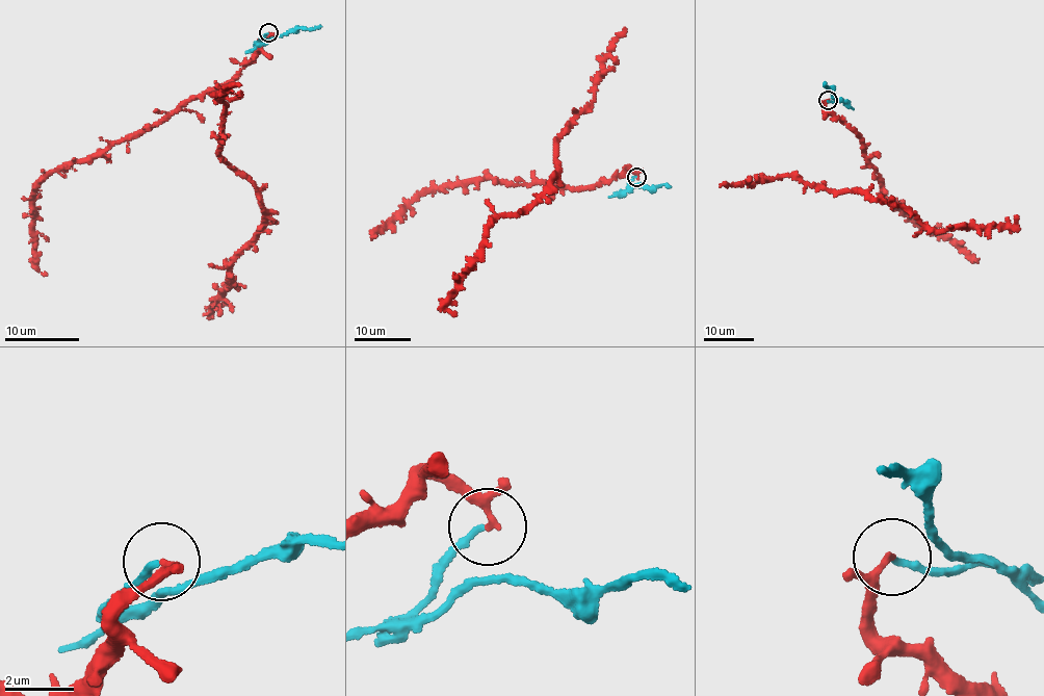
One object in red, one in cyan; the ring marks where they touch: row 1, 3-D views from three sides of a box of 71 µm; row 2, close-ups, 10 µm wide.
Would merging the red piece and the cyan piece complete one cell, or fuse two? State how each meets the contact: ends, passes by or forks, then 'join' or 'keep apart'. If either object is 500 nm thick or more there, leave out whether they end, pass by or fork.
red passes by; cyan ends; keep apart

